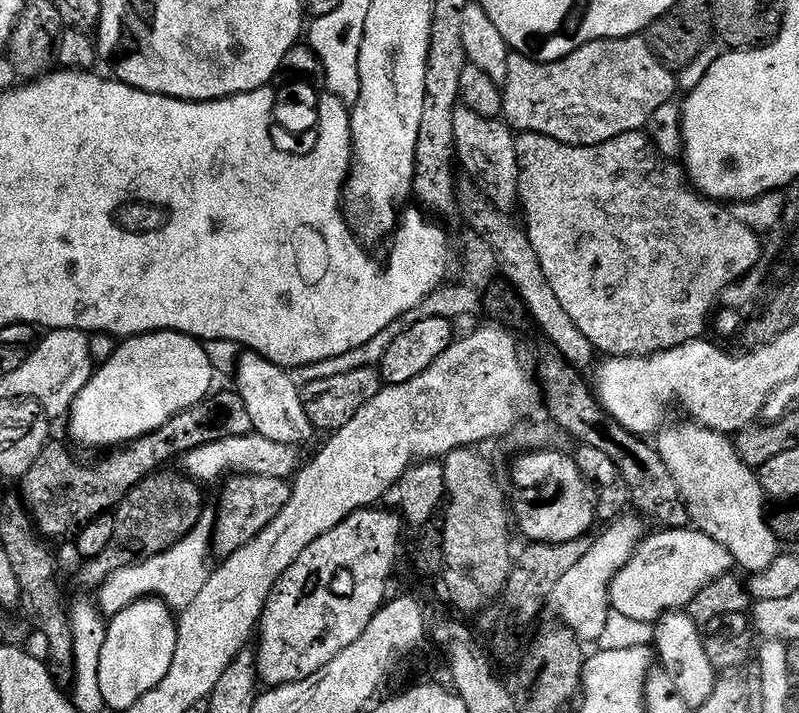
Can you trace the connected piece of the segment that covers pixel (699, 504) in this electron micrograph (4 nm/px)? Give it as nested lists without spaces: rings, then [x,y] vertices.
[[[695,422],[680,424],[677,428],[665,427],[655,437],[654,447],[659,452],[662,462],[666,462],[666,470],[674,474],[674,482],[678,482],[680,497],[688,511],[691,523],[699,531],[705,532],[714,542],[726,546],[730,550],[733,561],[745,568],[745,573],[761,572],[774,563],[781,555],[782,544],[772,532],[769,517],[764,516],[766,497],[760,489],[759,475],[739,456],[735,443],[725,433],[715,432],[713,428],[705,428]]]

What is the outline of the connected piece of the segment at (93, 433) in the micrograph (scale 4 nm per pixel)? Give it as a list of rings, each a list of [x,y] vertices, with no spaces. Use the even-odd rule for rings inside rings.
[[[148,332],[145,335],[132,336],[119,343],[115,354],[93,371],[86,386],[72,403],[72,411],[66,423],[73,438],[82,447],[116,450],[129,444],[131,440],[158,430],[170,418],[207,400],[213,391],[212,379],[216,380],[217,376],[206,356],[203,343],[193,336],[181,332]]]

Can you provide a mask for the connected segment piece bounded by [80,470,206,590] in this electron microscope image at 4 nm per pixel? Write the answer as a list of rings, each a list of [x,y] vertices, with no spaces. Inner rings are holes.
[[[157,470],[147,476],[138,486],[122,498],[122,502],[114,509],[114,538],[110,538],[110,546],[102,550],[93,560],[87,561],[83,566],[84,573],[80,580],[92,590],[99,589],[100,585],[118,570],[139,560],[149,560],[166,550],[170,550],[194,530],[200,517],[205,515],[204,496],[201,485],[195,480],[188,479],[187,475],[179,471]],[[180,475],[180,476],[179,476]]]

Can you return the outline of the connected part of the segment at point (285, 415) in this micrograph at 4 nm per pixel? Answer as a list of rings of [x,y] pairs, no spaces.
[[[244,350],[241,351],[234,373],[234,388],[240,393],[246,406],[246,414],[250,414],[255,435],[270,438],[270,442],[301,446],[300,444],[306,443],[314,435],[314,429],[310,418],[306,418],[300,388],[288,376],[291,375],[274,362],[262,358],[257,352]]]

